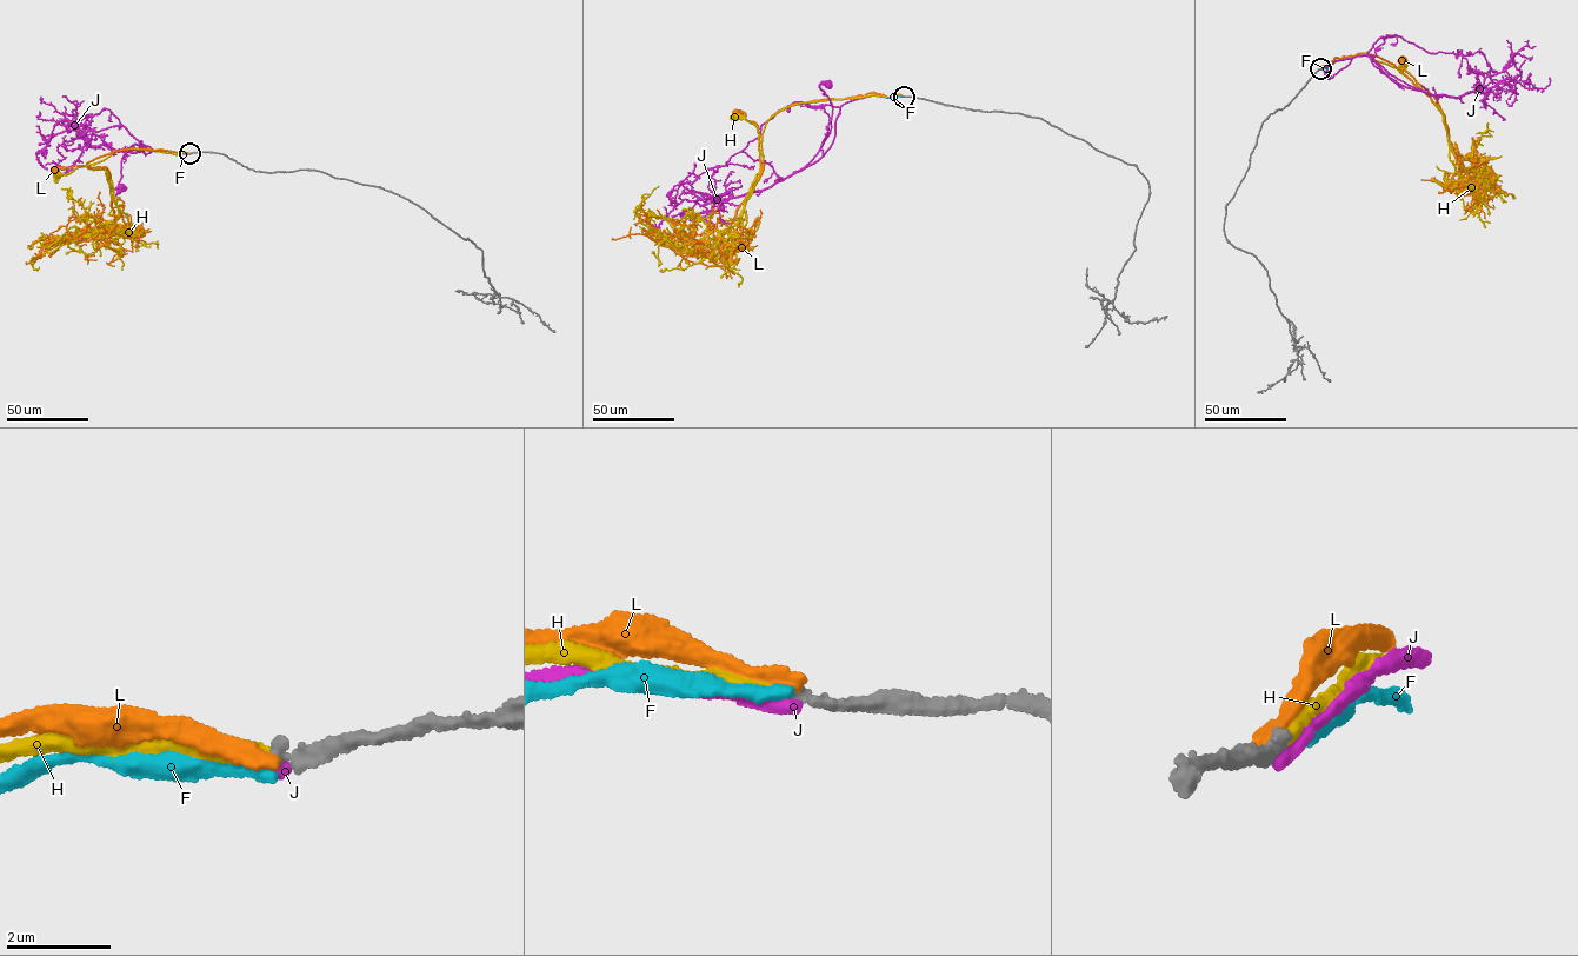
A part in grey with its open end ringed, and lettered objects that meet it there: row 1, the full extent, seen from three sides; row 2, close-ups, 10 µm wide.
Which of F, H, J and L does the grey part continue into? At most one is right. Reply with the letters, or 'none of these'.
H

